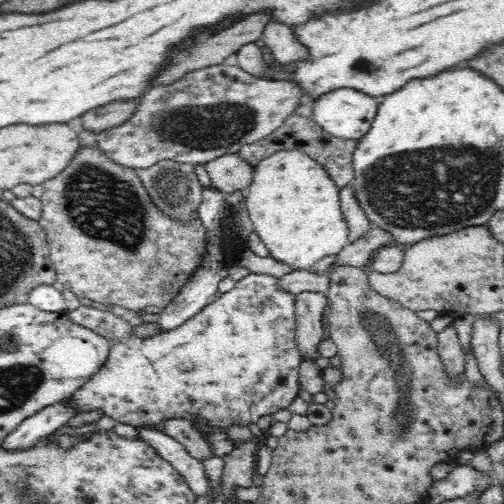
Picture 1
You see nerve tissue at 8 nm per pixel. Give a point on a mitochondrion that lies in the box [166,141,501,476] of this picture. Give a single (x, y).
(377, 332)

